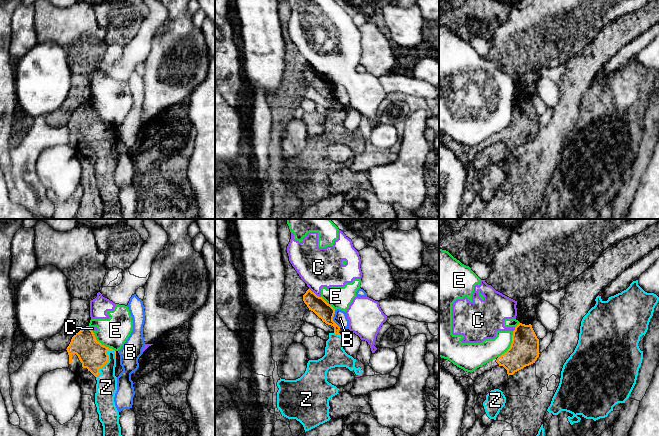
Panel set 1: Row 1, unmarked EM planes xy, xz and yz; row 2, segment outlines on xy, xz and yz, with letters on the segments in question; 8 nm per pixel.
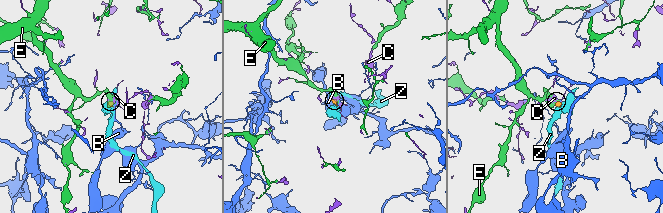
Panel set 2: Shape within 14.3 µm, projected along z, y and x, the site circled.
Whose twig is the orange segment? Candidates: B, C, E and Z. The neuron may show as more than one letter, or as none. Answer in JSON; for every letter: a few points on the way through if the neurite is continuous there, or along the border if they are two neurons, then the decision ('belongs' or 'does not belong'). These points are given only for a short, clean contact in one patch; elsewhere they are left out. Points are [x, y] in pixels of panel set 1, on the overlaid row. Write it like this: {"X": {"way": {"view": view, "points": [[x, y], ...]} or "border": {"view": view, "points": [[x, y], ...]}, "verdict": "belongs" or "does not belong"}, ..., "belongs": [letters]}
{"B": {"border": {"view": "xz", "points": [[334, 310], [333, 320], [340, 327]]}, "verdict": "does not belong"}, "C": {"border": {"view": "xz", "points": [[309, 288], [320, 297]]}, "verdict": "does not belong"}, "E": {"verdict": "does not belong"}, "Z": {"verdict": "belongs"}, "belongs": ["Z"]}

